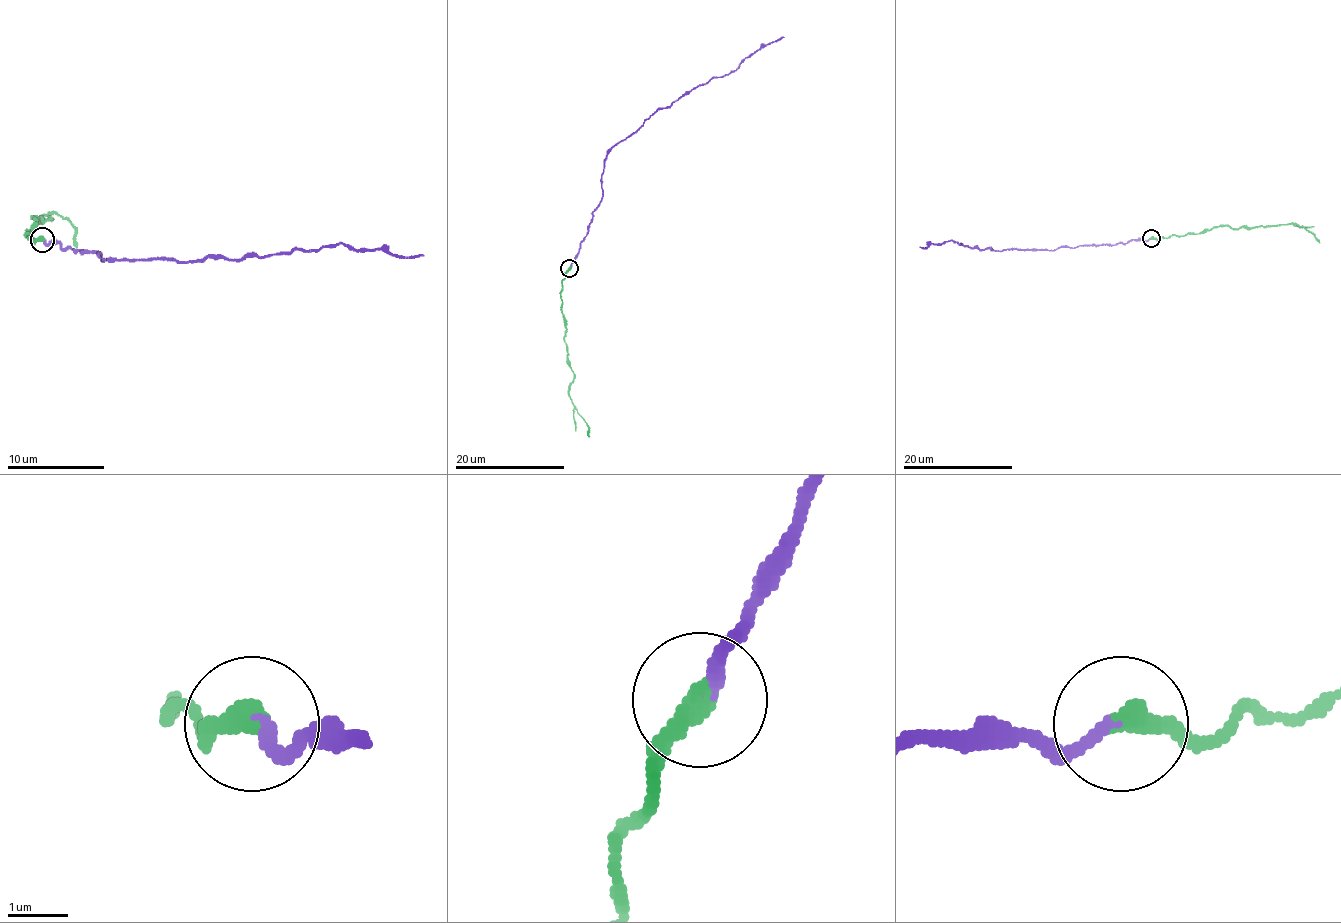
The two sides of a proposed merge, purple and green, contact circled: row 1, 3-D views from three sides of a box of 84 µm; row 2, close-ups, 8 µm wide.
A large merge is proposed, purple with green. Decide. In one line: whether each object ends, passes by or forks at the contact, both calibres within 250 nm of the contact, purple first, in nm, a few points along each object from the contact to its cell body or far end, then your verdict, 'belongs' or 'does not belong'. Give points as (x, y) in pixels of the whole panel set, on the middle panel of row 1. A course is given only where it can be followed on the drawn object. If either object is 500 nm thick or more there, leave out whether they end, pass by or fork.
purple ends; green ends; calibres 190 and 420 nm; course purple (570, 268), (603, 196), (601, 174), (607, 154), (660, 109), (712, 78), (723, 77), (747, 57), (784, 38); course green (570, 268), (562, 282), (560, 298), (567, 357), (574, 373), (568, 391), (574, 407), (588, 427), (589, 436); does not belong

